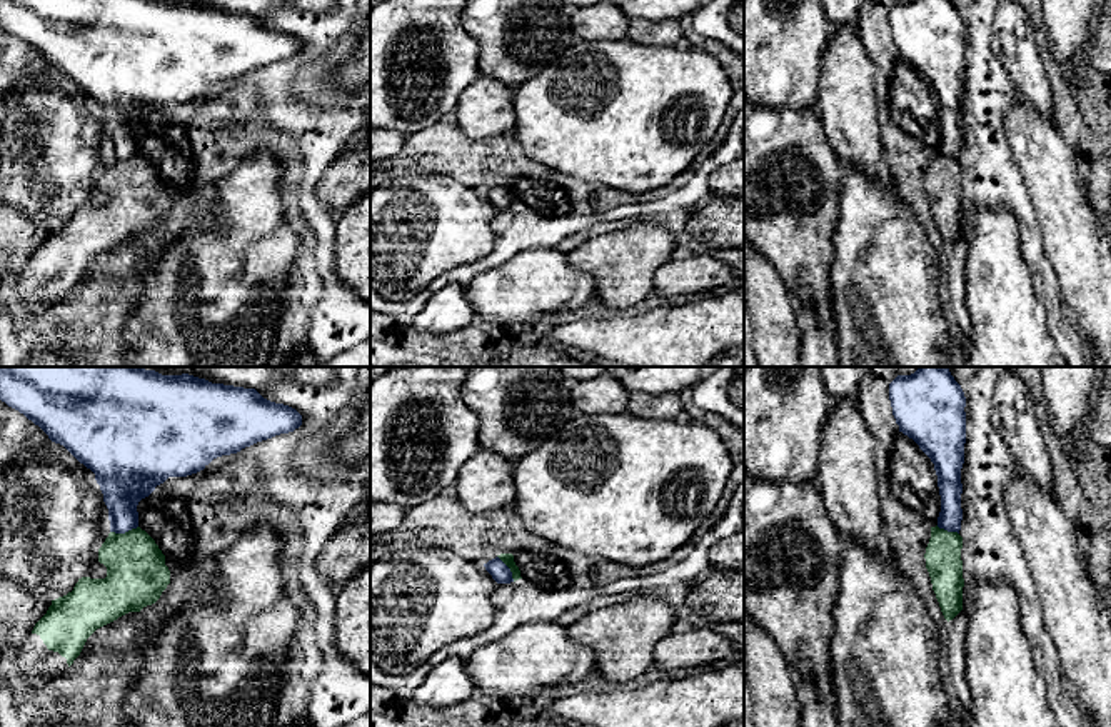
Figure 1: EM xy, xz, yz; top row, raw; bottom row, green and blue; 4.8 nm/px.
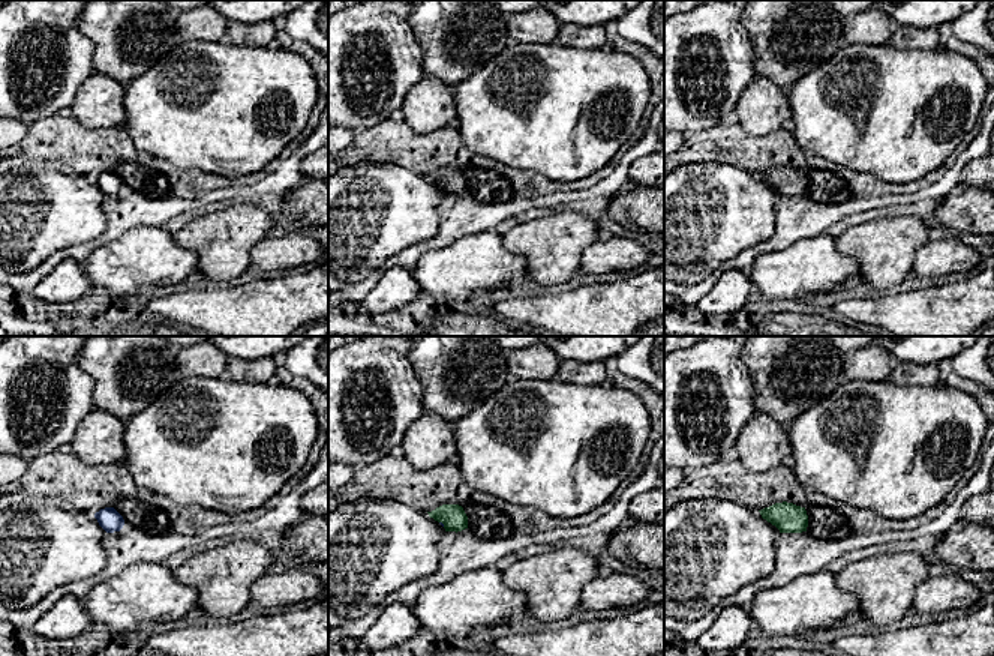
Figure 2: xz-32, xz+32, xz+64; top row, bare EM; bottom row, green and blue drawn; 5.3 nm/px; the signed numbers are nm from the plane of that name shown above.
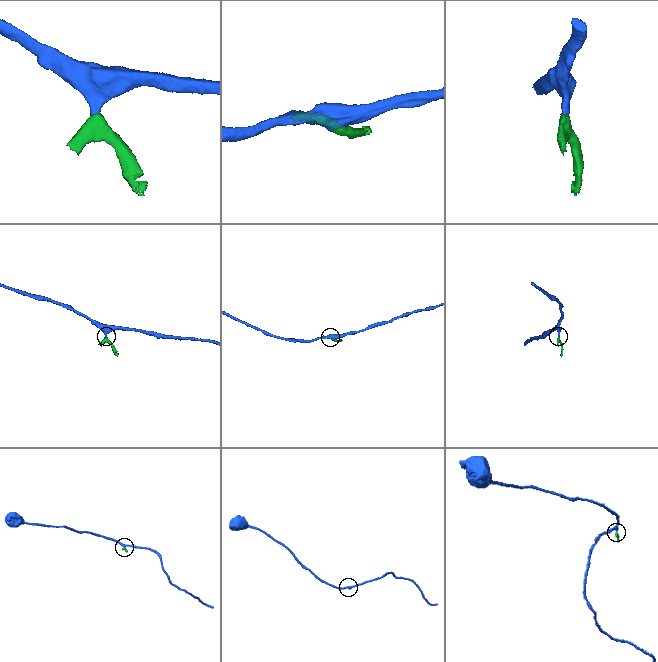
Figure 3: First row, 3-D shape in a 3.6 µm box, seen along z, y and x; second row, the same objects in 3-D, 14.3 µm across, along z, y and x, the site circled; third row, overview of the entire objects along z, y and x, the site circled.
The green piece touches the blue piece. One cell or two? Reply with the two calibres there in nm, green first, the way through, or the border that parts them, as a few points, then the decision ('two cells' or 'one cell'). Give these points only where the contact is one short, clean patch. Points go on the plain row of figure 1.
calibres 280 and 240 nm; border xy (137, 152), (124, 159), (110, 159); two cells

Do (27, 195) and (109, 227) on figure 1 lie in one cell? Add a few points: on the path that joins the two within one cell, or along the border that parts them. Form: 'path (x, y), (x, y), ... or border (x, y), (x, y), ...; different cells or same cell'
border (97, 180), (105, 202), (82, 204), (52, 227); different cells

